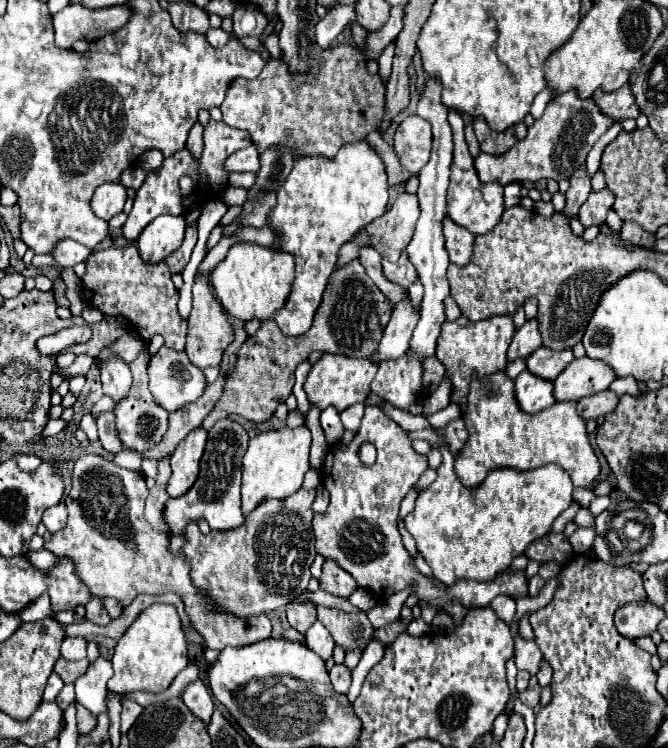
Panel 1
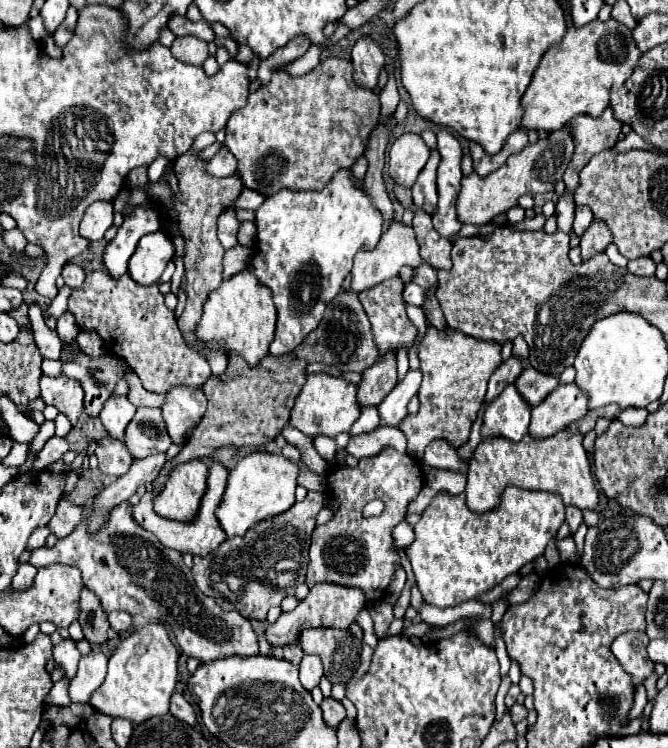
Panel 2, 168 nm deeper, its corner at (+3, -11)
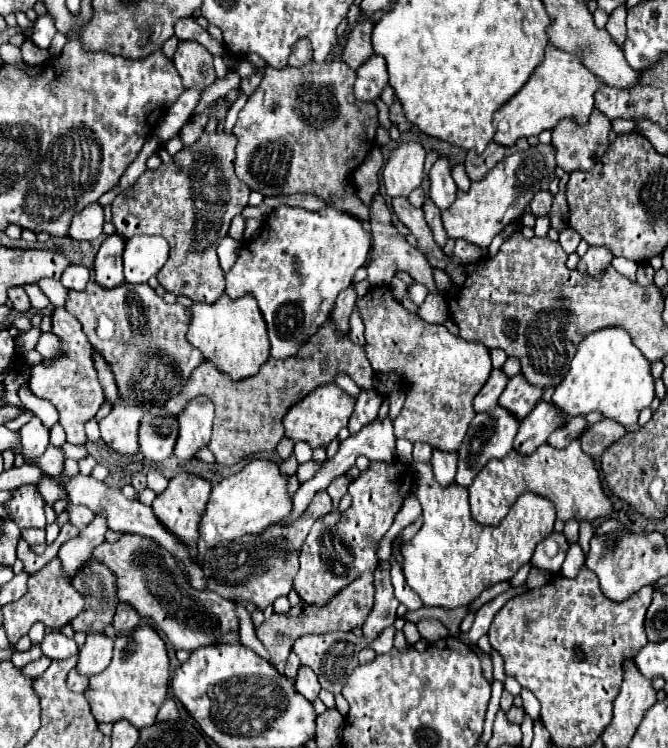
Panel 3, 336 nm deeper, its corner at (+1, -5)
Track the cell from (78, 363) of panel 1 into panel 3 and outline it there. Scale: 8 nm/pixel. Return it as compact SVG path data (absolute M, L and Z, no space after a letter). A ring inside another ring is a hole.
M57 307L53 311L53 329L55 335L61 337L63 341L63 355L59 359L53 361L43 361L39 365L31 367L31 377L29 377L29 385L31 391L37 397L49 399L57 411L59 411L59 421L67 433L67 441L75 443L75 445L83 445L87 441L85 437L85 429L83 425L99 411L101 403L103 403L103 389L97 381L97 373L93 367L93 347L87 341L79 321L75 317L71 317L71 313L67 313L63 307Z

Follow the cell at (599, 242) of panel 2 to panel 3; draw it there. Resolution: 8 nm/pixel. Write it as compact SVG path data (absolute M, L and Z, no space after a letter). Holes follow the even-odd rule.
M591 245L587 249L587 253L581 257L577 269L581 273L589 273L593 277L599 277L603 273L603 269L611 263L611 257L613 255L611 255L611 251L607 247L603 247L603 245Z

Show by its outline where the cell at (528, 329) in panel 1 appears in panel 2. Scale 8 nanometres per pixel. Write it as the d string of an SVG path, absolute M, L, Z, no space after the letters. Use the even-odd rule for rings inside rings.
M509 359L509 361L505 361L505 363L501 363L499 367L497 367L497 371L491 375L491 379L489 379L489 387L487 387L487 395L485 395L485 401L487 403L491 403L491 401L495 401L495 397L507 387L507 385L511 385L511 383L515 383L515 379L517 379L517 375L523 371L523 363L519 361L519 359Z

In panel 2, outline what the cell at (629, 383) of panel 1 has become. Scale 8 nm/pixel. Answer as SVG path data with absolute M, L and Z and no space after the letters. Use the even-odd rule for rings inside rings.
M625 409L617 415L617 419L629 427L641 427L647 419L647 409Z

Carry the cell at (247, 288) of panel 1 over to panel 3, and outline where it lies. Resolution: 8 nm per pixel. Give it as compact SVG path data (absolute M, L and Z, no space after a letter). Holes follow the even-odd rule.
M223 293L215 303L193 303L187 341L201 349L205 359L215 363L235 381L259 373L261 365L269 359L271 349L267 323L259 311L257 299L251 293L237 299L231 299L227 293Z

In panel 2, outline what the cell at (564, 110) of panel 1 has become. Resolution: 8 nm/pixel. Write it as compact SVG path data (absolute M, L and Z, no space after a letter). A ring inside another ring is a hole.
M567 127L549 133L547 139L539 139L533 145L527 145L523 151L515 153L507 159L503 167L489 173L487 177L479 177L477 173L471 173L463 177L461 191L457 197L457 219L461 219L463 225L487 225L495 217L507 213L511 207L517 205L517 199L527 193L547 193L549 185L551 191L555 183L563 177L569 161L573 155L573 137Z

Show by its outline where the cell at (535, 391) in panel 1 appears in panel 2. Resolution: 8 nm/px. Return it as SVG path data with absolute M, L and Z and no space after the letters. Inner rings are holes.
M513 385L505 387L505 391L483 413L481 439L505 437L517 443L527 435L529 421L531 407L525 403L525 399L521 399Z

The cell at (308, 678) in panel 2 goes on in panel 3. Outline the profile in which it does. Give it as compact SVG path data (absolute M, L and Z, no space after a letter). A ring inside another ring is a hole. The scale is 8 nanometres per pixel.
M299 667L299 673L295 677L295 689L299 689L299 693L303 693L303 697L307 697L309 701L315 701L319 695L319 679L315 675L315 671L311 671L309 667Z

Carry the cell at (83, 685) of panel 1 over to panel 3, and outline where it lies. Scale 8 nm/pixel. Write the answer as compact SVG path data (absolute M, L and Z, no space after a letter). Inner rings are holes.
M87 633L87 641L79 651L77 671L81 675L93 677L111 663L111 655L113 655L113 639L109 639L103 633Z

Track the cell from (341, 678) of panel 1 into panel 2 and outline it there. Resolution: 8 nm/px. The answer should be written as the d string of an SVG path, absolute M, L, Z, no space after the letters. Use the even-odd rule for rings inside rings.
M331 697L323 699L323 703L321 703L321 711L323 711L323 719L325 719L325 723L327 723L329 727L333 727L333 729L337 729L337 725L345 719L345 707L343 707L339 701L331 699Z

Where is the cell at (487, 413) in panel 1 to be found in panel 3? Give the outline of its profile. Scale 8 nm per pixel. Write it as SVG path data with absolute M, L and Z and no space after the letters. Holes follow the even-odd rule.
M579 439L571 441L565 449L555 449L545 443L535 449L533 455L521 455L513 449L503 459L491 459L469 487L473 519L477 523L499 523L501 517L507 515L515 499L525 491L533 491L551 499L557 509L557 519L561 521L567 521L571 517L579 521L593 521L611 513L611 501L601 487L599 471L595 469L593 459L581 449Z

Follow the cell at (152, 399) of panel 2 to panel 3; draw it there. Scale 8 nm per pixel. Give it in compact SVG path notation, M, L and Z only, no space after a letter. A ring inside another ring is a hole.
M329 317L321 325L321 329L307 343L301 345L299 353L287 359L269 357L269 361L263 365L263 369L259 369L255 377L233 381L231 377L227 377L227 373L205 361L199 369L195 369L195 373L189 375L181 393L165 403L165 411L177 415L191 397L207 395L215 405L213 435L207 447L215 455L217 463L231 467L243 457L275 449L279 439L285 435L285 413L319 385L331 383L335 373L339 371L347 371L353 381L363 389L373 387L373 367L367 361L363 345L353 343L347 333L335 331L335 321Z

